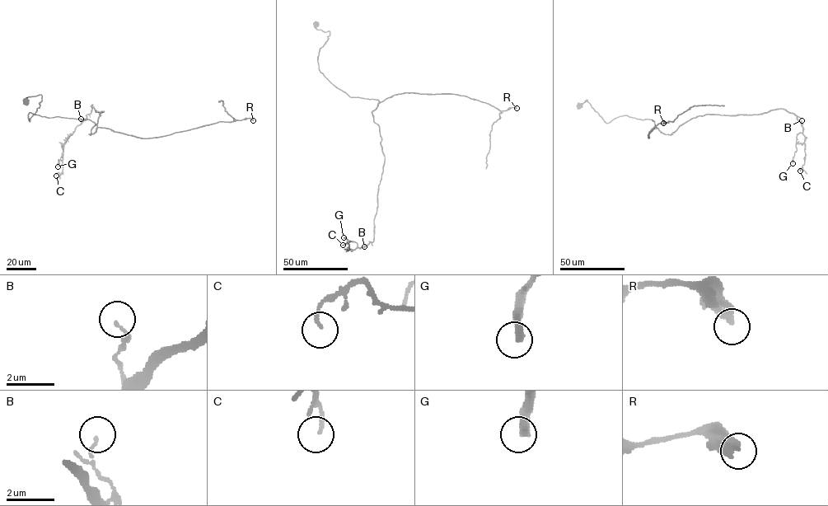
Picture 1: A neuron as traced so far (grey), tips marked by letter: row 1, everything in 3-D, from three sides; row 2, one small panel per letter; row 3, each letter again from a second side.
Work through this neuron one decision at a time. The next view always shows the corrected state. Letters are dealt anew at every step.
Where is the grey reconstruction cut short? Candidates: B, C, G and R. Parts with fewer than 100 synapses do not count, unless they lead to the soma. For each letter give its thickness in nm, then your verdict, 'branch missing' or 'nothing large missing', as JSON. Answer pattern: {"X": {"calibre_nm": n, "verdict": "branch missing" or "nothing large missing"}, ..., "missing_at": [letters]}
{"B": {"calibre_nm": 100, "verdict": "nothing large missing"}, "C": {"calibre_nm": 120, "verdict": "nothing large missing"}, "G": {"calibre_nm": 320, "verdict": "nothing large missing"}, "R": {"calibre_nm": 320, "verdict": "nothing large missing"}, "missing_at": []}

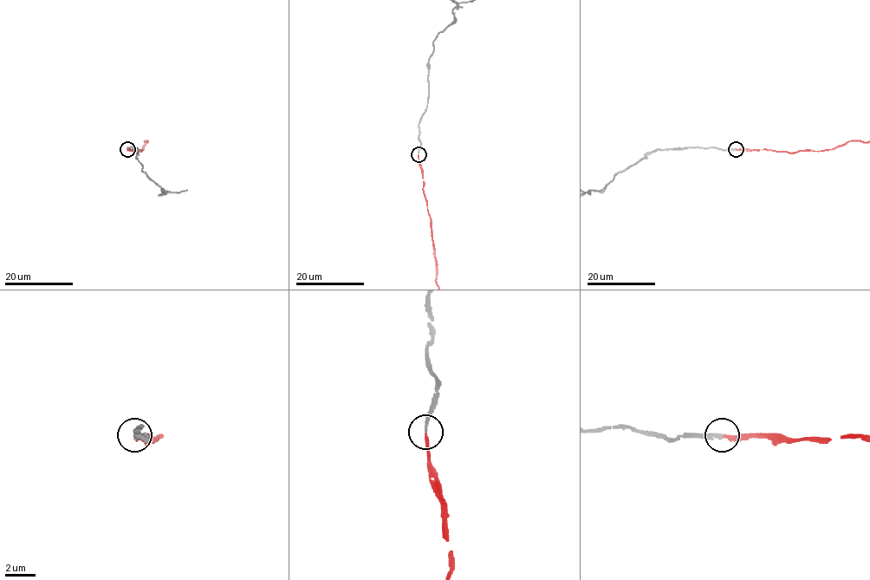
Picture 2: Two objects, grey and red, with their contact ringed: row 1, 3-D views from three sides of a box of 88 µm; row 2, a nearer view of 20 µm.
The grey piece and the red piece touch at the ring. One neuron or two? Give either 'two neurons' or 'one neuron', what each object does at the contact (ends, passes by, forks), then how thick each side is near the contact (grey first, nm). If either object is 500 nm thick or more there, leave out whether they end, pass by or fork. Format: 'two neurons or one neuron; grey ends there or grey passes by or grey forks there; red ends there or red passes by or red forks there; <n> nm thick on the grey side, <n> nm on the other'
one neuron; grey ends there; red ends there; 200 nm thick on the grey side, 180 nm on the other

